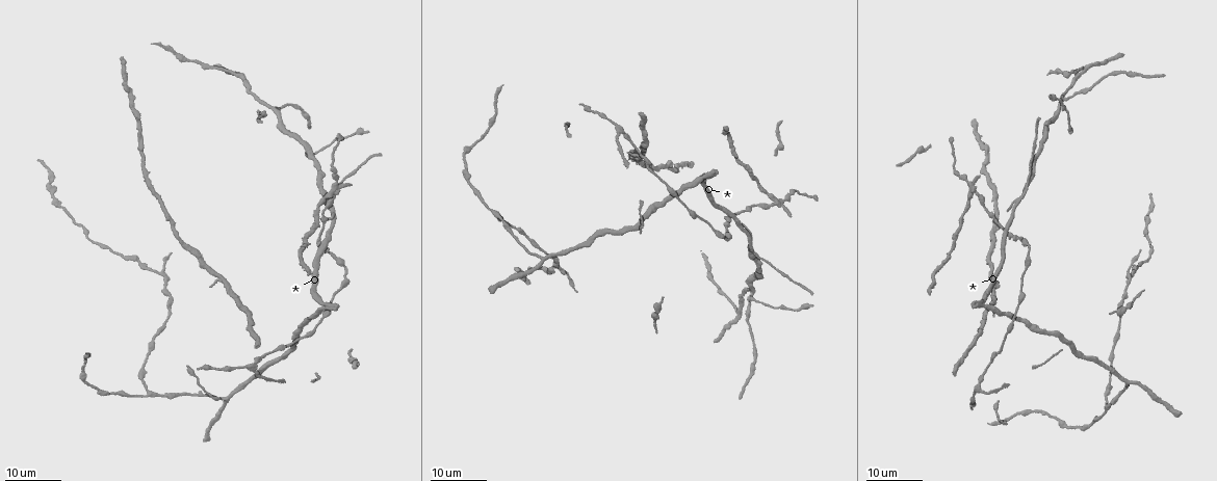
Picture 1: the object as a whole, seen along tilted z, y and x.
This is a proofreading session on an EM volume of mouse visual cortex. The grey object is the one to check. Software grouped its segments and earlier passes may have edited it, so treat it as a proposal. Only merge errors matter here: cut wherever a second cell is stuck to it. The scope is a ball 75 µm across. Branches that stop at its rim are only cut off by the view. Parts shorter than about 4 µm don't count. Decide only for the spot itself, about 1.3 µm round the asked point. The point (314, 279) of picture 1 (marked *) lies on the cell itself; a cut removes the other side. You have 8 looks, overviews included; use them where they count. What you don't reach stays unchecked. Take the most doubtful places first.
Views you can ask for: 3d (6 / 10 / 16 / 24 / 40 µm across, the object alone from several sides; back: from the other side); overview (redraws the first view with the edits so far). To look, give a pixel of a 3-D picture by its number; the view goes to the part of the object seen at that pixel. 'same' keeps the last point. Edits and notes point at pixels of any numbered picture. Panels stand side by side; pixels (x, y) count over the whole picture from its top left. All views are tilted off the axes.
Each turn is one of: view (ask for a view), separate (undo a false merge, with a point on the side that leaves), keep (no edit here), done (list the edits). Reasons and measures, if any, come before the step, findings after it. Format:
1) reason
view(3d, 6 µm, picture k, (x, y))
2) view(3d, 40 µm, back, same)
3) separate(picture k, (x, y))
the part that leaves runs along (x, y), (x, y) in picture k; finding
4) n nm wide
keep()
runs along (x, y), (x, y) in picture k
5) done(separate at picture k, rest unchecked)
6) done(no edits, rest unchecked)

two arms in line, one across
view(3d, 16 µm, picture 1, (1028, 182))

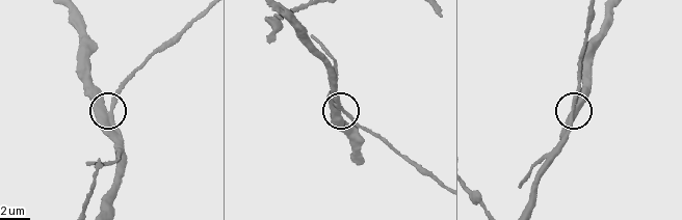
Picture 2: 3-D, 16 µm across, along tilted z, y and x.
view(3d, 6 µm, picture 2, (337, 111))

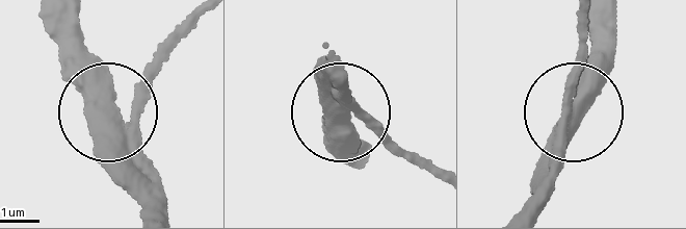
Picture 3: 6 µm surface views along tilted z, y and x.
keep()
one cell here

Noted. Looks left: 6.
thin arm on a thick one
view(3d, 24 µm, picture 1, (277, 111))

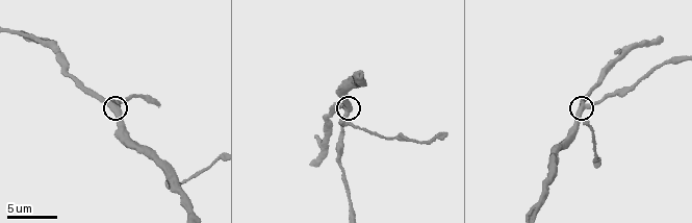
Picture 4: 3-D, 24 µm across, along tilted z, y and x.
view(3d, 6 µm, picture 4, (113, 106))

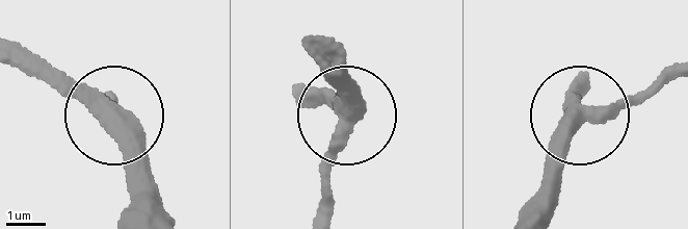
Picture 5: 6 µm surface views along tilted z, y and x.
side arm 22 µm
keep()
runs along (530, 207), (549, 142), (661, 75) in picture 5; one cell here

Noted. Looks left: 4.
thin arm on a thick one
view(3d, 24 µm, picture 1, (971, 181))

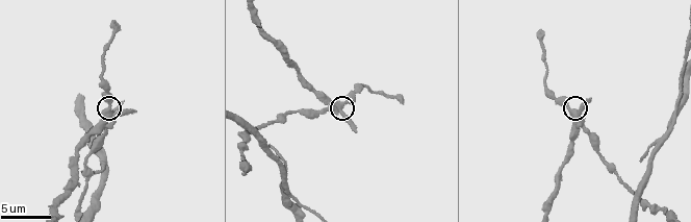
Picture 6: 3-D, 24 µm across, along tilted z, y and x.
view(3d, 10 µm, picture 6, (340, 109))

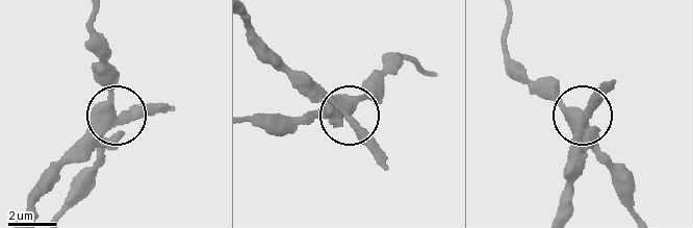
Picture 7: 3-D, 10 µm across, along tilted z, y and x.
from behind
view(3d, 10 µm, back, picture 7, (579, 114))

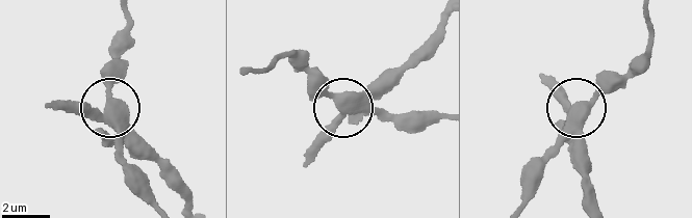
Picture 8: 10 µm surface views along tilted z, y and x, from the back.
keep()
runs along (435, 118), (402, 119), (375, 107), (347, 110), (309, 147) in picture 8; one cell here

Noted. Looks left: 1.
three-way junction
view(3d, 10 µm, picture 4, (49, 44))

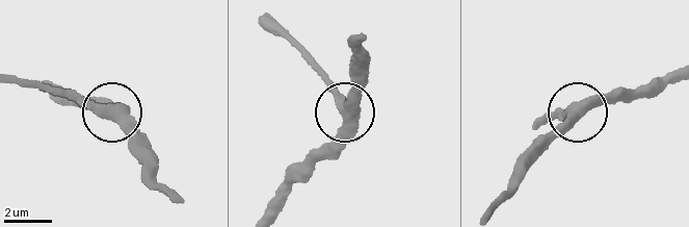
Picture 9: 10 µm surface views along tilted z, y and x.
3 arms
keep()
runs along (361, 44), (365, 53), (337, 140), (323, 155) in picture 9; all the same cell

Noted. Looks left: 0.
done(no edits, rest unchecked)

